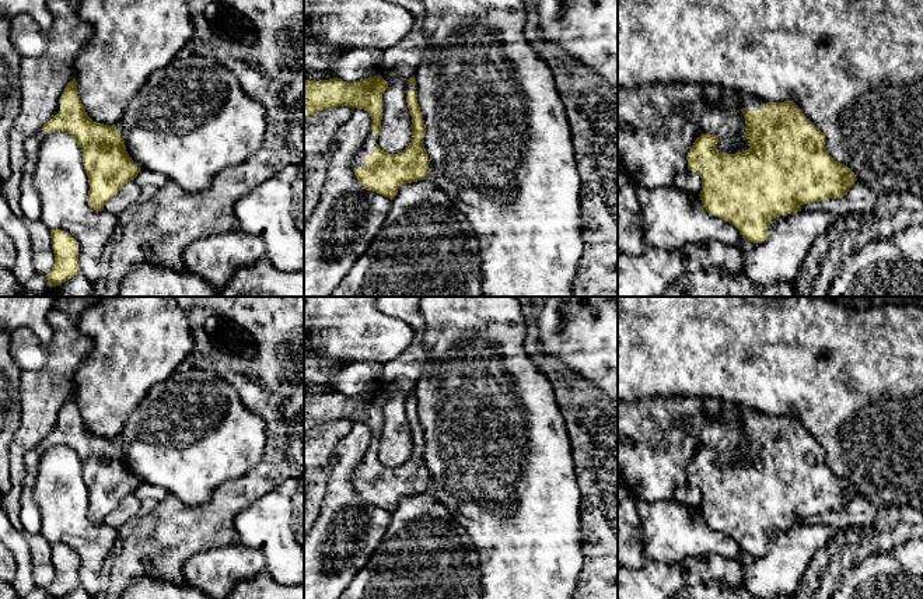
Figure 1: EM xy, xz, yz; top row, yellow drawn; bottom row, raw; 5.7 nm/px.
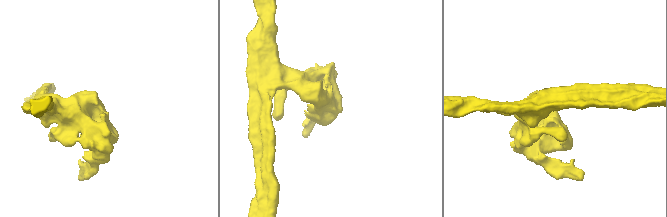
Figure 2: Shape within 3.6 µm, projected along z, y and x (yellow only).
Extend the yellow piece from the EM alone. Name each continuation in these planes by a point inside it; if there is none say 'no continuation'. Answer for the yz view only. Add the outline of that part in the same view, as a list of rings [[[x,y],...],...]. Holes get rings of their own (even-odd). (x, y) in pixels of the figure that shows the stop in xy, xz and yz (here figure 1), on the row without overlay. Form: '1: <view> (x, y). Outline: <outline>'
1: yz (733, 412). Outline: [[[730,404],[728,407],[723,409],[721,418],[724,421],[734,420],[737,423],[747,421],[748,424],[759,424],[766,420],[766,414],[756,413],[754,410],[745,411],[742,407]]]

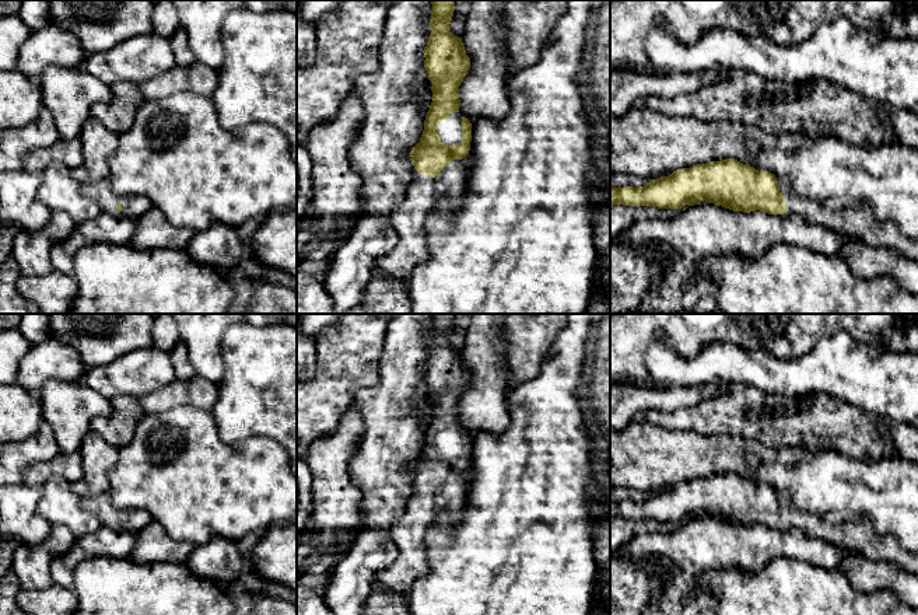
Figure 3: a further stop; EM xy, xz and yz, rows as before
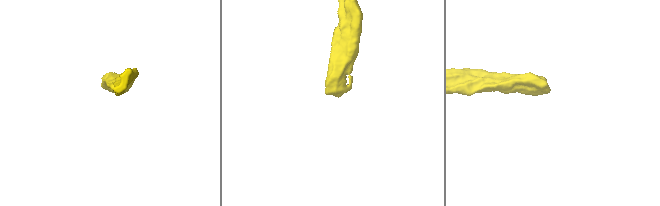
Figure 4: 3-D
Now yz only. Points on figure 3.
1: yz (858, 535). Outline: [[[791,510],[786,524],[800,528],[813,539],[863,555],[873,562],[890,562],[918,574],[918,553],[908,551],[896,535],[877,535],[866,517],[851,523],[830,523],[824,517]]]

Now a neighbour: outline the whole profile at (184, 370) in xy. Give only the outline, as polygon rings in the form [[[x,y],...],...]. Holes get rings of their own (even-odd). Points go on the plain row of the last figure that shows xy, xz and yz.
[[[182,340],[169,352],[175,368],[176,382],[195,378],[196,370],[189,361],[186,346]]]

